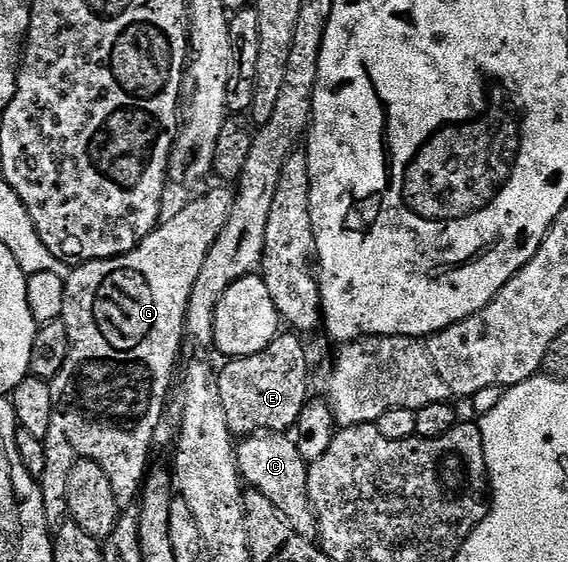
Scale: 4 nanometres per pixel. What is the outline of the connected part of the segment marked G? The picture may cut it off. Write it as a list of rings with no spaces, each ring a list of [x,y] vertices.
[[[220,186],[224,188],[212,188],[209,190],[205,196],[200,196],[197,200],[192,200],[189,202],[185,208],[180,208],[172,217],[161,219],[160,223],[157,224],[156,229],[149,234],[142,243],[140,243],[137,248],[130,250],[124,256],[116,256],[112,260],[92,260],[89,264],[82,264],[71,269],[68,279],[64,281],[65,286],[65,304],[64,313],[62,319],[66,330],[68,331],[68,337],[70,338],[70,354],[66,358],[66,366],[62,366],[62,370],[58,375],[52,379],[52,401],[54,402],[54,410],[52,411],[53,421],[60,422],[60,420],[65,420],[68,424],[76,424],[76,433],[72,436],[72,448],[76,454],[83,454],[87,459],[98,462],[102,466],[102,470],[106,470],[106,478],[110,478],[110,482],[114,486],[114,494],[116,495],[116,501],[121,510],[128,510],[137,503],[138,497],[144,486],[144,477],[148,475],[150,471],[150,463],[148,464],[148,455],[152,452],[152,439],[156,436],[156,427],[160,424],[160,419],[164,416],[164,399],[168,396],[168,387],[172,384],[172,367],[176,364],[176,359],[180,356],[180,343],[185,343],[186,333],[184,330],[184,323],[186,322],[186,310],[188,309],[188,303],[190,302],[190,290],[194,290],[194,282],[198,278],[198,274],[202,271],[202,262],[206,262],[206,254],[210,254],[210,246],[214,246],[214,238],[218,238],[218,234],[222,234],[222,226],[226,226],[226,218],[230,218],[230,210],[232,209],[232,198],[234,195],[233,189],[228,186]]]

